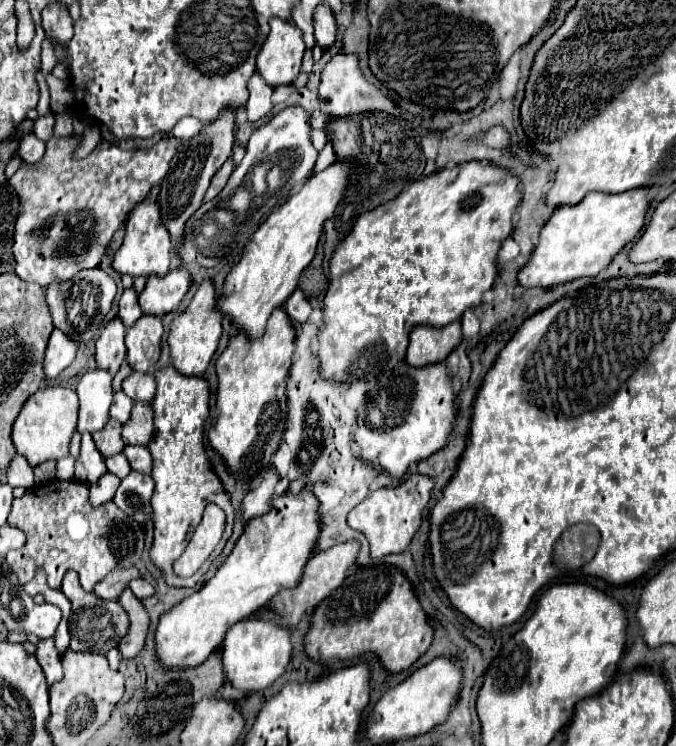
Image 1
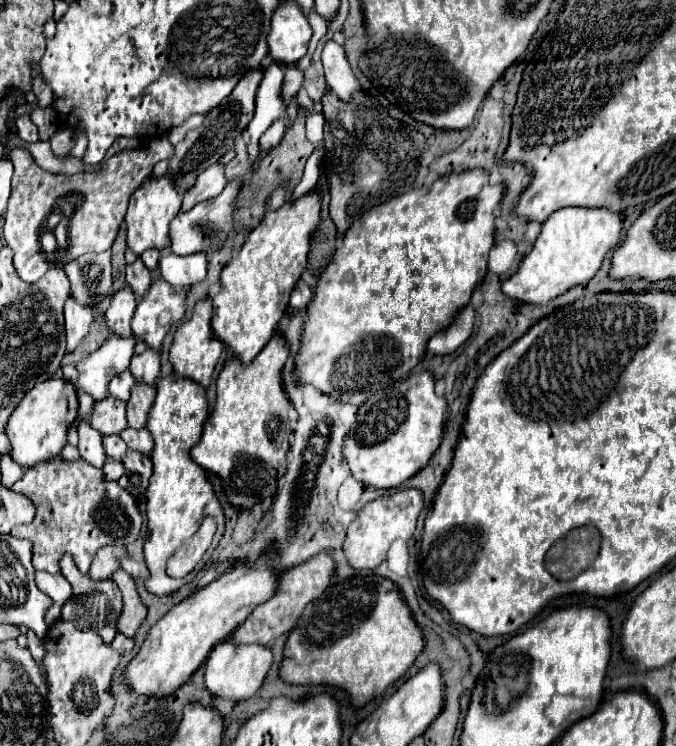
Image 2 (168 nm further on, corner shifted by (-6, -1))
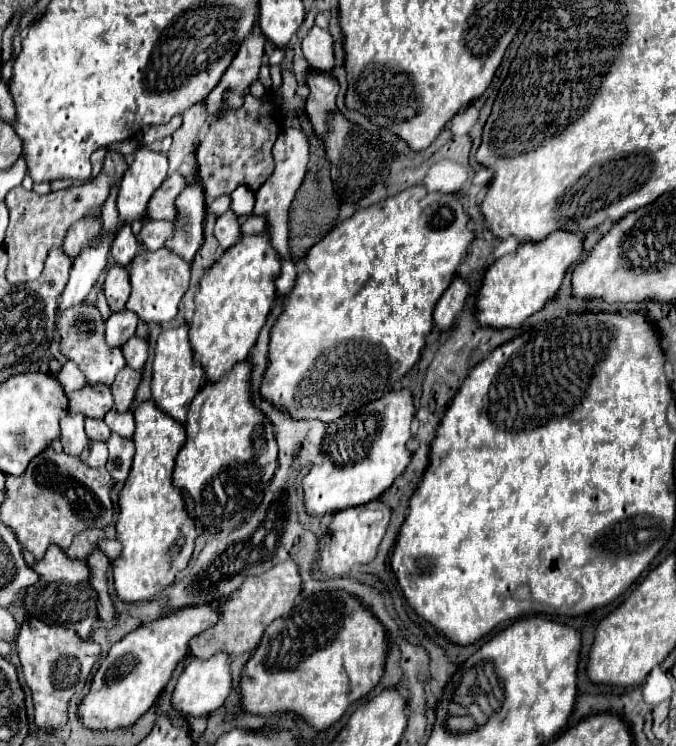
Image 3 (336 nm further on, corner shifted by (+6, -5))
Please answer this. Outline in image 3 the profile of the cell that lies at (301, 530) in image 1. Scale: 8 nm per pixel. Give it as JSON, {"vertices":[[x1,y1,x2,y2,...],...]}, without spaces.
{"vertices":[[216,603,188,605,170,615,140,625,136,631,120,639,100,665,92,679,90,693,78,707,78,713,86,727,92,729,120,729,136,723,156,703,158,695,170,681,176,665,188,657,188,643,204,629,216,625,222,611]]}

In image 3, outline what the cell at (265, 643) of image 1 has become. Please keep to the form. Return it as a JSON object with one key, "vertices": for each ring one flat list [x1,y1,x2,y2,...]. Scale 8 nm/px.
{"vertices":[[216,653,210,659,192,659,182,675,178,677,174,695,172,695,172,705,180,709,184,715,208,715,224,705,232,691,232,669,230,669,230,655,228,653]]}

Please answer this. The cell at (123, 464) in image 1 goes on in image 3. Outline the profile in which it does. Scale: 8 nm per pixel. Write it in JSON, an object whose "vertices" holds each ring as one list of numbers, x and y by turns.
{"vertices":[[86,419,86,433,92,441,106,441,110,437,110,429,100,419]]}

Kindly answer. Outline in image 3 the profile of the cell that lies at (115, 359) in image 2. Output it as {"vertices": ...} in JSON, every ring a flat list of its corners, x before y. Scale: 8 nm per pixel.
{"vertices":[[124,309,124,313,112,313,110,319,106,321,106,331,104,331,104,341,110,347,122,347,134,333,138,327,138,317,134,313,128,313]]}

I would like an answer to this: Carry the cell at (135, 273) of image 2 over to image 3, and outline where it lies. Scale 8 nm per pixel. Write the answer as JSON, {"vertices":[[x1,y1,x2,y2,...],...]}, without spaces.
{"vertices":[[120,229,118,235,114,237,112,249,110,249,116,265,128,267,132,263,132,259,136,257,136,251,138,251,138,243,136,243,136,237,132,235,132,229]]}

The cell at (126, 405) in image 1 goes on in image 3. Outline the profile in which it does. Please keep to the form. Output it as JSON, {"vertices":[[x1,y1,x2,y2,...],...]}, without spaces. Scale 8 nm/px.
{"vertices":[[80,303,80,305,76,305,76,309,68,309,56,317,56,329,60,335,62,353,80,365,88,383,92,383,92,385,102,383,102,385,110,387,114,377,120,373,120,369,124,369,126,363,124,363,124,355,120,349,112,349,112,347,104,345,104,323,100,319,98,309,92,305]]}

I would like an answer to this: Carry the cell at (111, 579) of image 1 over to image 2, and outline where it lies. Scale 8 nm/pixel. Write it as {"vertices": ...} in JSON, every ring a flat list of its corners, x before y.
{"vertices":[[104,545,104,549,96,551,96,557,92,559,88,575,96,581,110,579,112,573,120,567,122,557,126,557,126,547,122,547,122,545]]}

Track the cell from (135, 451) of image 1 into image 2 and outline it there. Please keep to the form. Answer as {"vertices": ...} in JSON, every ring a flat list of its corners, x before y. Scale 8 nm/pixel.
{"vertices":[[126,427,124,433,120,433,120,435,122,435,122,439,126,441,126,445,128,445,130,449,136,449,136,451,140,451,140,453,150,455,154,443,152,443,152,437,150,437,150,433,148,433,146,427,144,427,144,429]]}

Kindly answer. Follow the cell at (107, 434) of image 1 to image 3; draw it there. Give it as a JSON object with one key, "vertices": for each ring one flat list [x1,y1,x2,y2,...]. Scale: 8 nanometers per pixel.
{"vertices":[[86,385,80,391,68,394,68,411,70,413,82,413,84,417,102,419,112,407,112,395,106,385]]}

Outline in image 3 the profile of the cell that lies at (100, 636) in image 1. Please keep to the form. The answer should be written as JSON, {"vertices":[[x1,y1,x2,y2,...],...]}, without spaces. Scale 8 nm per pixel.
{"vertices":[[50,545,44,559,34,563,34,571,40,575,40,581,30,591,26,591,24,599,26,613,54,627,76,629,76,633,82,639,88,639,98,621,98,609,96,609,98,597,90,585,88,565,84,561,72,561,56,545,54,547]]}

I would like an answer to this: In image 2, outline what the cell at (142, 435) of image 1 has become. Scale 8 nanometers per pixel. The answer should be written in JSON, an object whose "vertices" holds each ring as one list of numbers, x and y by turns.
{"vertices":[[134,383,132,397,126,403,126,417,128,425,134,429,140,429,146,425,148,409,152,407,152,399,156,397,156,387,148,383]]}

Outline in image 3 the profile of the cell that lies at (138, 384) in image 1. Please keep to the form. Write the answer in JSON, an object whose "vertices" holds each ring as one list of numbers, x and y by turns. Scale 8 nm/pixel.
{"vertices":[[136,335,122,347,122,353,124,353,124,359,126,359,126,365,134,371,142,371,144,363,146,363,146,357,148,357,148,343,146,339,138,339]]}

